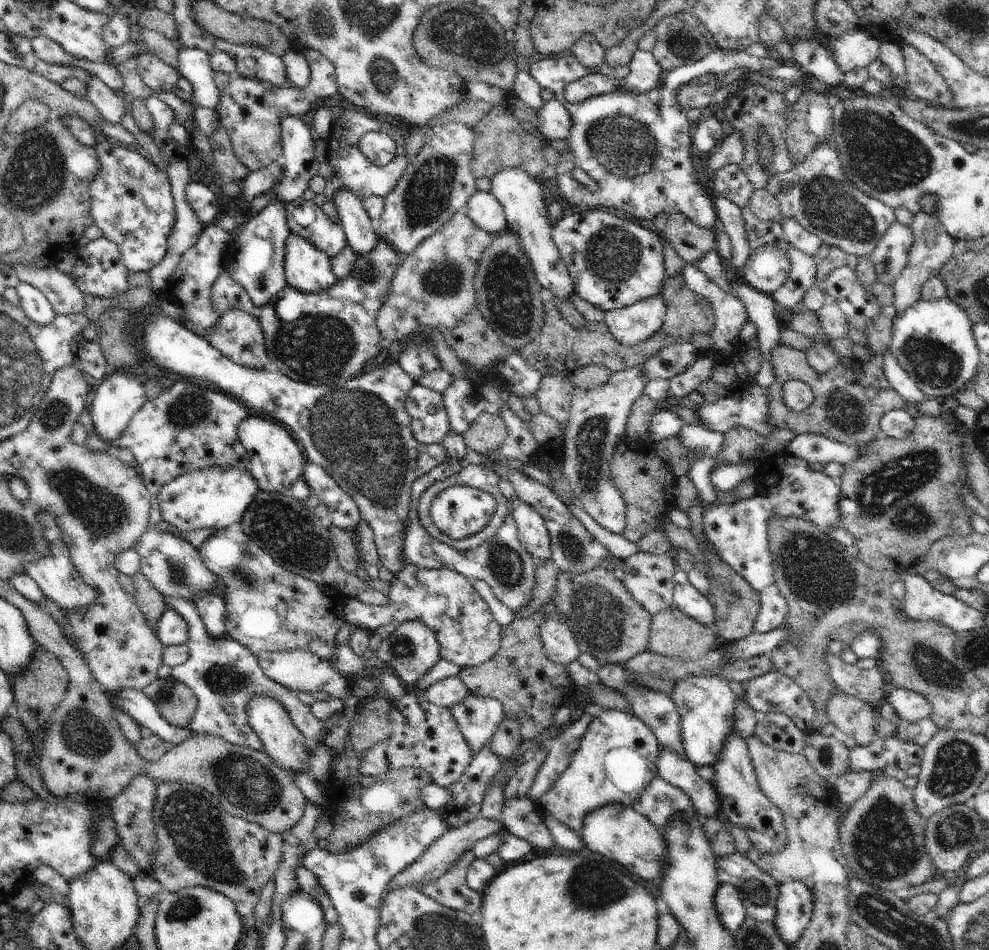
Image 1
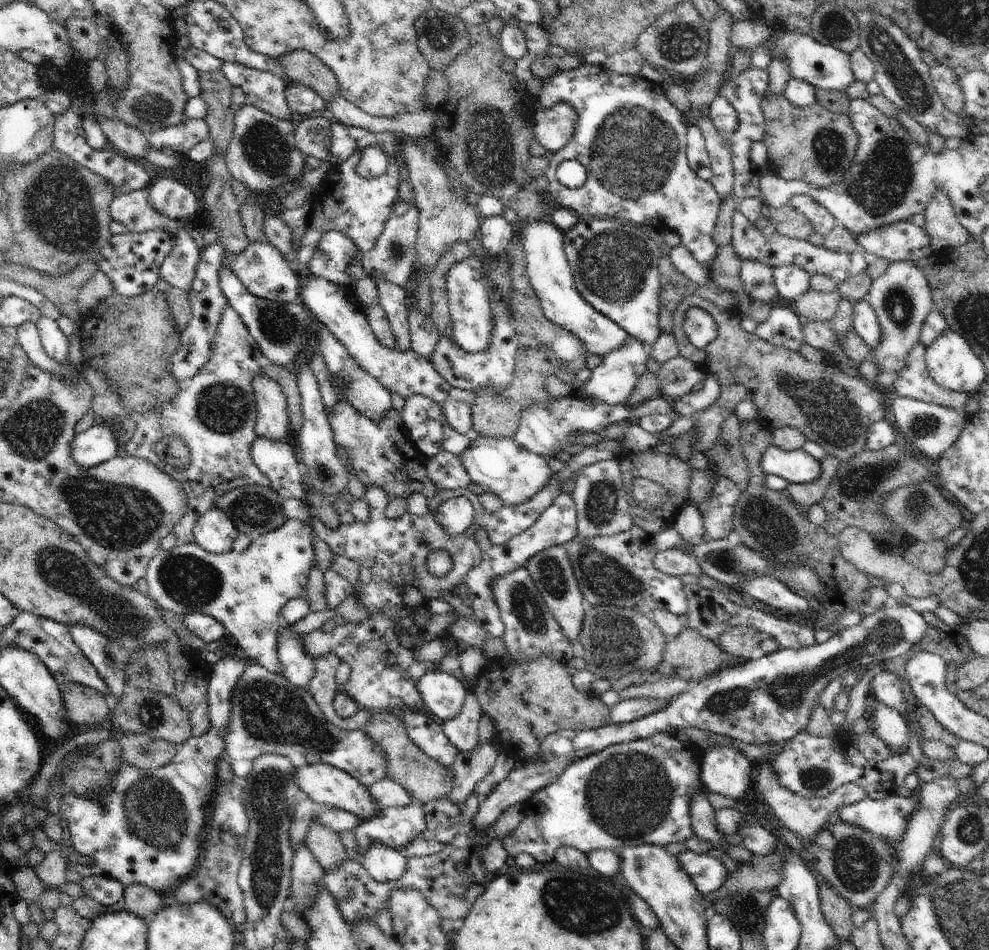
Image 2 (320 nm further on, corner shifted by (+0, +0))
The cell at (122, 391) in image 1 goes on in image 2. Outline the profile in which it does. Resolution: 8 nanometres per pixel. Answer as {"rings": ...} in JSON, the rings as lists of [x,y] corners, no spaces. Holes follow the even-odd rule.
{"rings":[[[101,421],[77,434],[71,442],[70,458],[85,471],[116,457],[122,450],[117,435]]]}

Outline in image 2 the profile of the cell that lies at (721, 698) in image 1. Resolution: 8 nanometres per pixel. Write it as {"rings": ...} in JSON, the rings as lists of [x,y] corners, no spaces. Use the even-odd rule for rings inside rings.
{"rings":[[[723,744],[721,747],[704,751],[701,762],[701,781],[710,793],[718,793],[731,799],[742,800],[744,794],[753,786],[750,779],[752,765],[736,748]]]}

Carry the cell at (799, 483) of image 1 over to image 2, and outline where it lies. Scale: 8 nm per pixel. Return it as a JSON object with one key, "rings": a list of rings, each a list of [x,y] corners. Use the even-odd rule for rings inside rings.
{"rings":[[[772,445],[762,454],[759,465],[768,475],[780,475],[789,483],[808,484],[818,480],[822,472],[820,461],[803,449],[787,451]]]}

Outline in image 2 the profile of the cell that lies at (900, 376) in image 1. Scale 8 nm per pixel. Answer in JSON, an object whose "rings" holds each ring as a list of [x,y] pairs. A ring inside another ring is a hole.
{"rings":[[[865,299],[859,300],[853,306],[852,330],[874,350],[881,339],[881,328],[874,307]]]}

